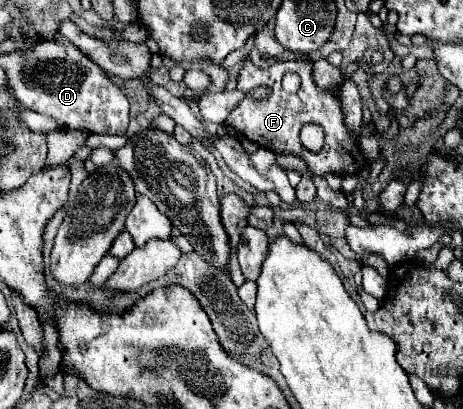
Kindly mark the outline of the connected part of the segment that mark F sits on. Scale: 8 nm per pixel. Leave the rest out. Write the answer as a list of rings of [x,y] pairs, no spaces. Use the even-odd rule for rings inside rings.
[[[296,58],[294,60],[276,60],[274,66],[268,66],[268,68],[256,68],[250,60],[246,60],[246,64],[238,76],[238,88],[246,94],[246,98],[230,112],[230,116],[226,118],[226,124],[236,128],[238,132],[242,132],[248,140],[256,142],[262,148],[270,148],[276,154],[286,152],[286,154],[304,158],[308,168],[316,176],[324,176],[328,172],[348,176],[348,174],[356,174],[360,168],[366,166],[366,160],[358,152],[358,146],[352,144],[352,134],[344,126],[344,114],[342,114],[338,96],[318,90],[318,86],[312,80],[312,64],[308,60],[296,60]],[[286,72],[296,72],[302,80],[300,90],[294,94],[288,94],[282,88],[282,76]],[[260,86],[268,86],[268,90],[270,90],[268,100],[258,102],[250,96],[250,92]],[[310,122],[324,126],[326,136],[324,136],[324,144],[322,144],[320,152],[310,152],[300,142],[300,130],[304,124],[310,124]]]

